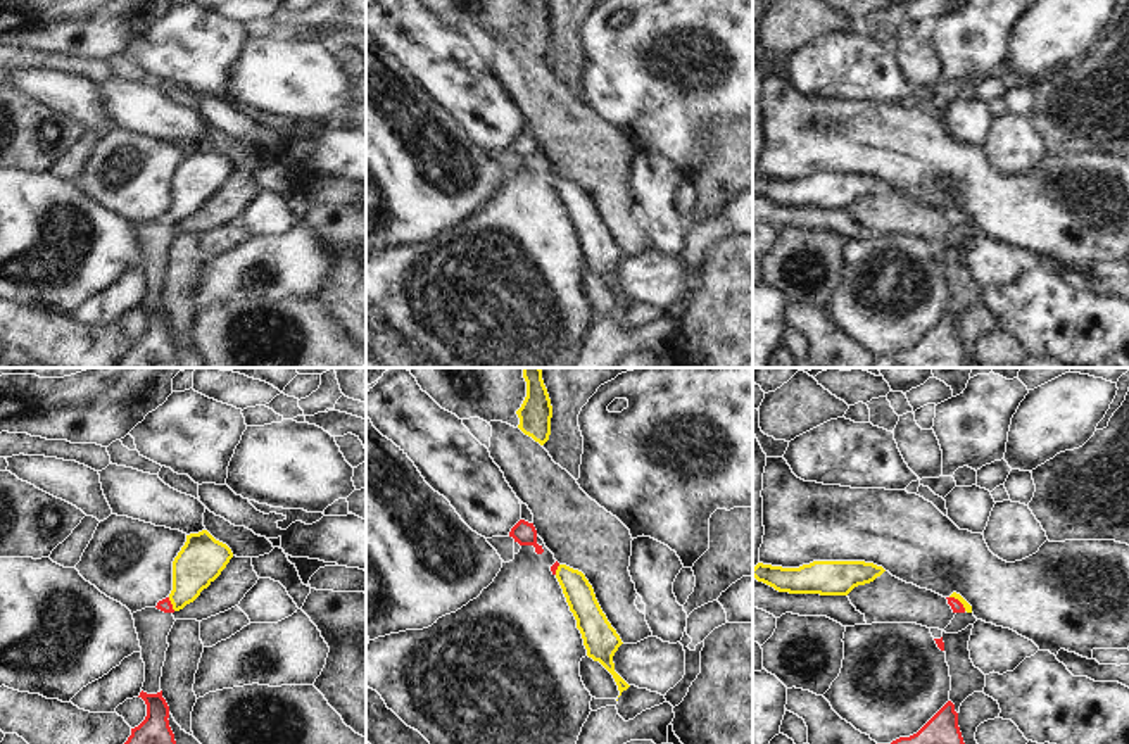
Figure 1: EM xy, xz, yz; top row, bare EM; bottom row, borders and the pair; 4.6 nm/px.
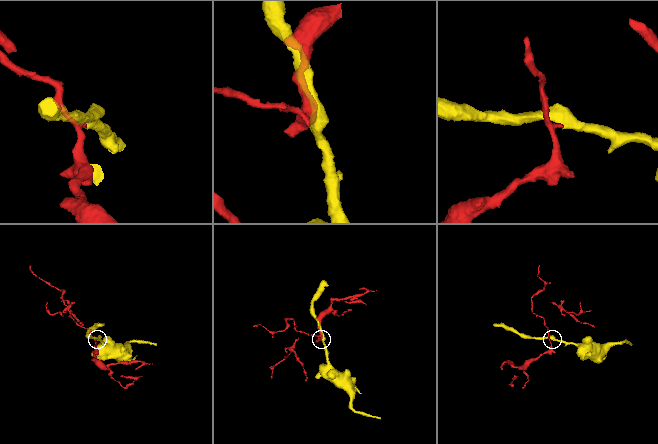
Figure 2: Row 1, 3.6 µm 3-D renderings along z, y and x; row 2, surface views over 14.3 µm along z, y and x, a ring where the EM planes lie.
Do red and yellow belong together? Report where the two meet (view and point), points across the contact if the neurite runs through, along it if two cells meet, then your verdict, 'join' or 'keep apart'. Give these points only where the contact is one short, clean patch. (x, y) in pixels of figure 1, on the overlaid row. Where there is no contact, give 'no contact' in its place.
contact xy (171, 605); border xy (168, 598), (175, 610); keep apart

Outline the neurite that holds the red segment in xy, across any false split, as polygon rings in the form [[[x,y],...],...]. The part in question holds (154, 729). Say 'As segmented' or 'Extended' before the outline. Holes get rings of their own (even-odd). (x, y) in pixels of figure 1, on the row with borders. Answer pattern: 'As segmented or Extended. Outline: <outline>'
As segmented. Outline: [[[162,690],[157,694],[140,692],[147,704],[145,720],[131,728],[131,735],[124,744],[176,744],[174,734],[169,727],[169,706],[162,697]]]

